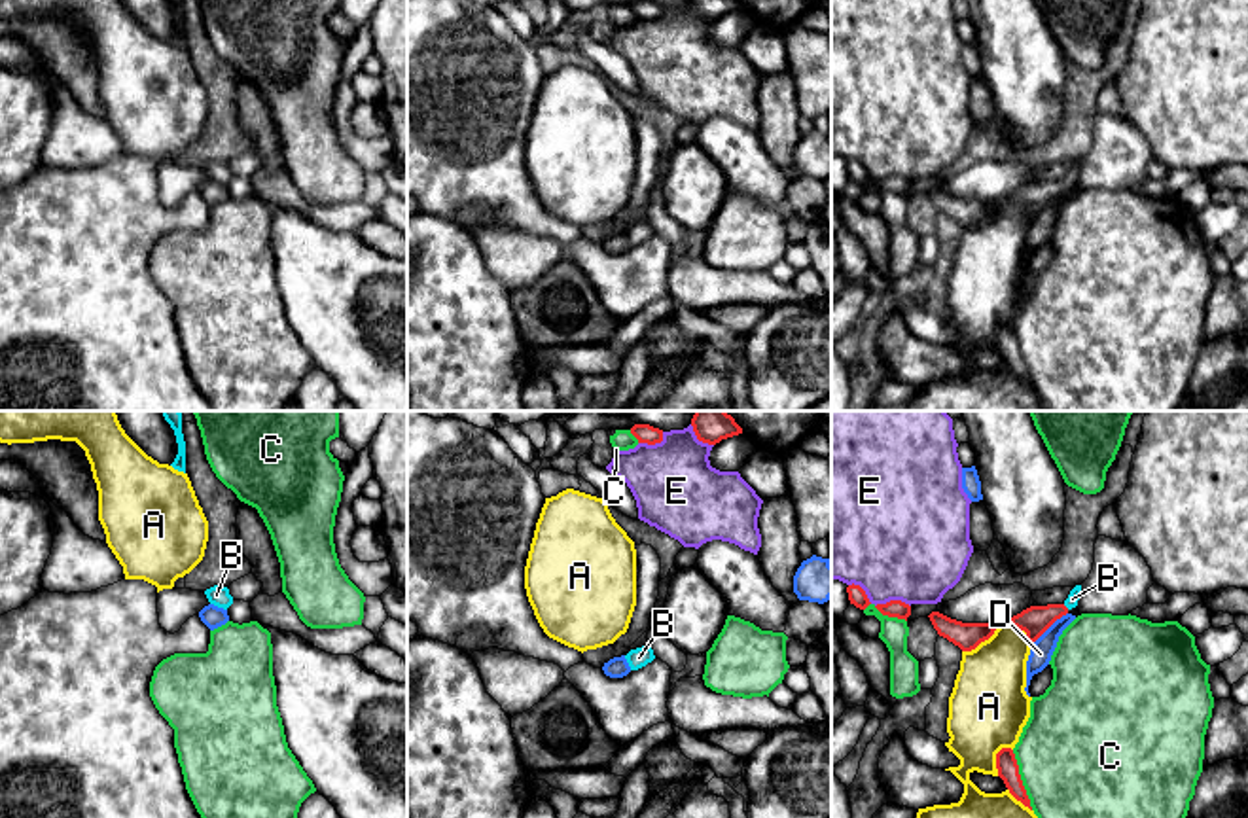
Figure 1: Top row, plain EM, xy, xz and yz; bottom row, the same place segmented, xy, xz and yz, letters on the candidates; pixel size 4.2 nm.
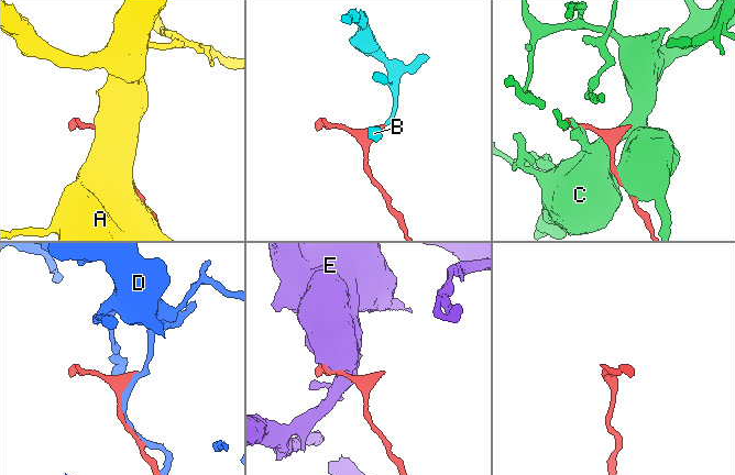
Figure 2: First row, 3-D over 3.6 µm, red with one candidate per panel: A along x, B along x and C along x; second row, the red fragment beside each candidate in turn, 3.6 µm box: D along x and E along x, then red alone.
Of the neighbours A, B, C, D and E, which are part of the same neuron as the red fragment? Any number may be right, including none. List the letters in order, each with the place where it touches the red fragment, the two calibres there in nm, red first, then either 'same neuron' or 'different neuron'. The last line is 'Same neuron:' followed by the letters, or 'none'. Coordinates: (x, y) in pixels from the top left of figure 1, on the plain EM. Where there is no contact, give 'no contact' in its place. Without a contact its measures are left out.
A: meets red in yz at (998, 201); 120 nm thick on the red side, 300 nm on the other; different neuron
B: meets red in yz at (1065, 182); 120 nm thick on the red side, 50 nm on the other; same neuron
C: meets red in yz at (1021, 356); 90 nm thick on the red side, 500 nm on the other; different neuron
D: meets red in yz at (1050, 201); 120 nm thick on the red side, 100 nm on the other; different neuron
E: meets red in yz at (892, 177); 80 nm thick on the red side, 500 nm on the other; different neuron
Same neuron: B

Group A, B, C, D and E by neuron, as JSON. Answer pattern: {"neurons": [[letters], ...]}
{"neurons": [["A"], ["B"], ["C"], ["D"], ["E"]]}

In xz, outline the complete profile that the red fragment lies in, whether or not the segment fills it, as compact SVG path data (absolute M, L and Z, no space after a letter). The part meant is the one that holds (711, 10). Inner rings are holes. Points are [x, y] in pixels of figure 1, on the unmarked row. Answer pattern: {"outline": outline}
{"outline": "M691 0L699 17L716 21L722 15L742 9L739 0Z"}

